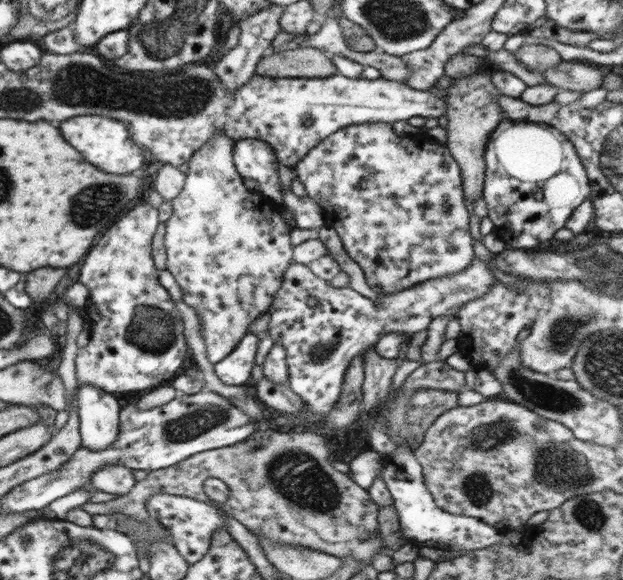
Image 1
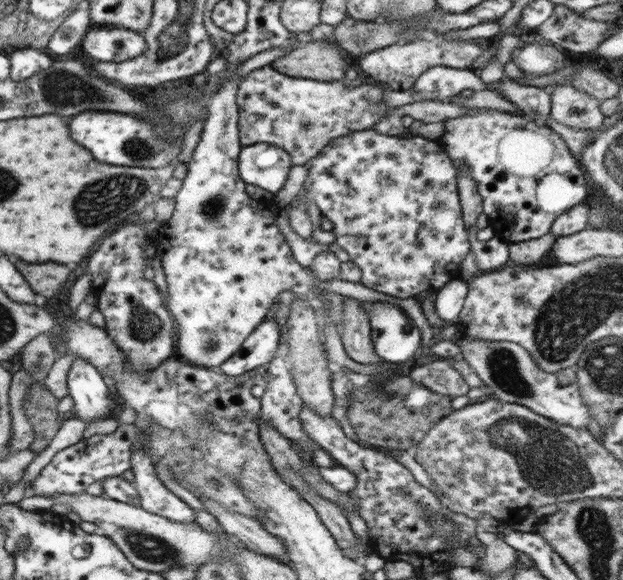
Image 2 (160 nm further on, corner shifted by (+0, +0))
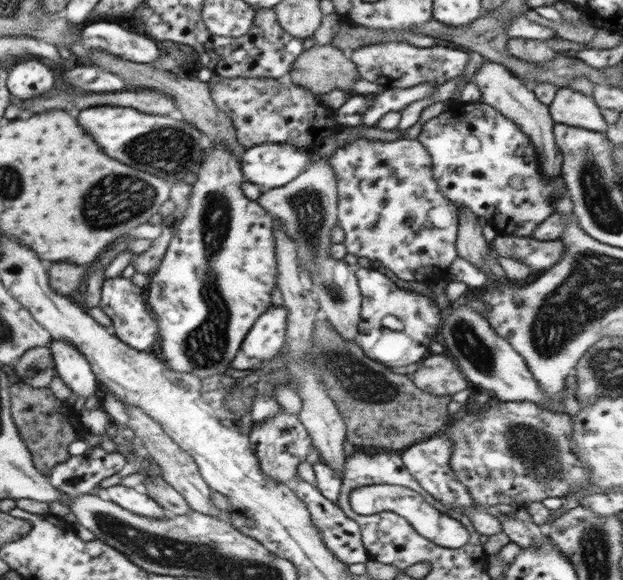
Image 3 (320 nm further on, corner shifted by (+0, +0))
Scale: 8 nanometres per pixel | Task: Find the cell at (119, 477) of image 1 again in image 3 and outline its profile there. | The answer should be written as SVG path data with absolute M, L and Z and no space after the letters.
M112 484L111 487L106 487L106 492L108 492L108 500L134 514L146 518L165 518L167 516L168 512L140 488Z

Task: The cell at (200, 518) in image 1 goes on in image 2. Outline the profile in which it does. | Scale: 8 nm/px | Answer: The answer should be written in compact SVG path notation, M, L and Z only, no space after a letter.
M140 441L131 444L131 469L144 510L176 522L196 523L193 508L162 484L153 460L145 453Z

